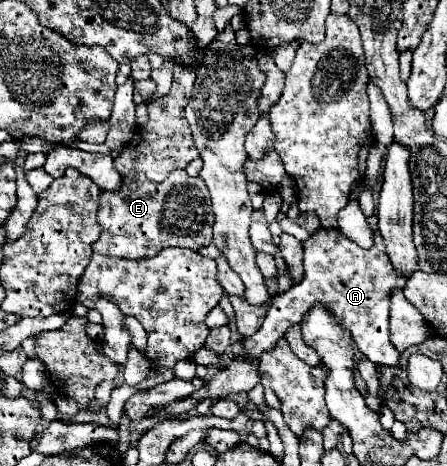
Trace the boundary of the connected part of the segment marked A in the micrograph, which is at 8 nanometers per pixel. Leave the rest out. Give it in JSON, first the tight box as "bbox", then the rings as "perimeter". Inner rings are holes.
{"bbox":[149,217,407,419],"perimeter":[[[369,217],[369,223],[375,229],[375,243],[371,249],[361,249],[343,233],[335,229],[319,229],[311,235],[311,239],[305,241],[305,277],[301,283],[293,285],[289,291],[279,293],[271,299],[271,307],[267,311],[267,317],[261,325],[261,329],[247,337],[243,341],[243,353],[237,355],[227,367],[223,367],[219,373],[215,373],[209,383],[203,385],[203,389],[193,391],[191,397],[185,397],[183,401],[169,403],[159,409],[151,409],[149,417],[169,417],[177,419],[189,411],[195,409],[197,403],[203,399],[221,399],[231,393],[247,393],[259,383],[259,357],[265,351],[271,351],[277,347],[277,341],[287,333],[289,327],[297,325],[307,309],[315,305],[315,301],[327,305],[335,319],[351,331],[353,341],[357,343],[357,349],[367,357],[371,363],[379,365],[395,365],[399,361],[397,349],[389,341],[389,325],[387,325],[387,313],[389,313],[389,299],[391,289],[403,289],[407,279],[399,277],[395,269],[391,267],[391,261],[385,253],[383,239],[377,233],[377,217]]]}

